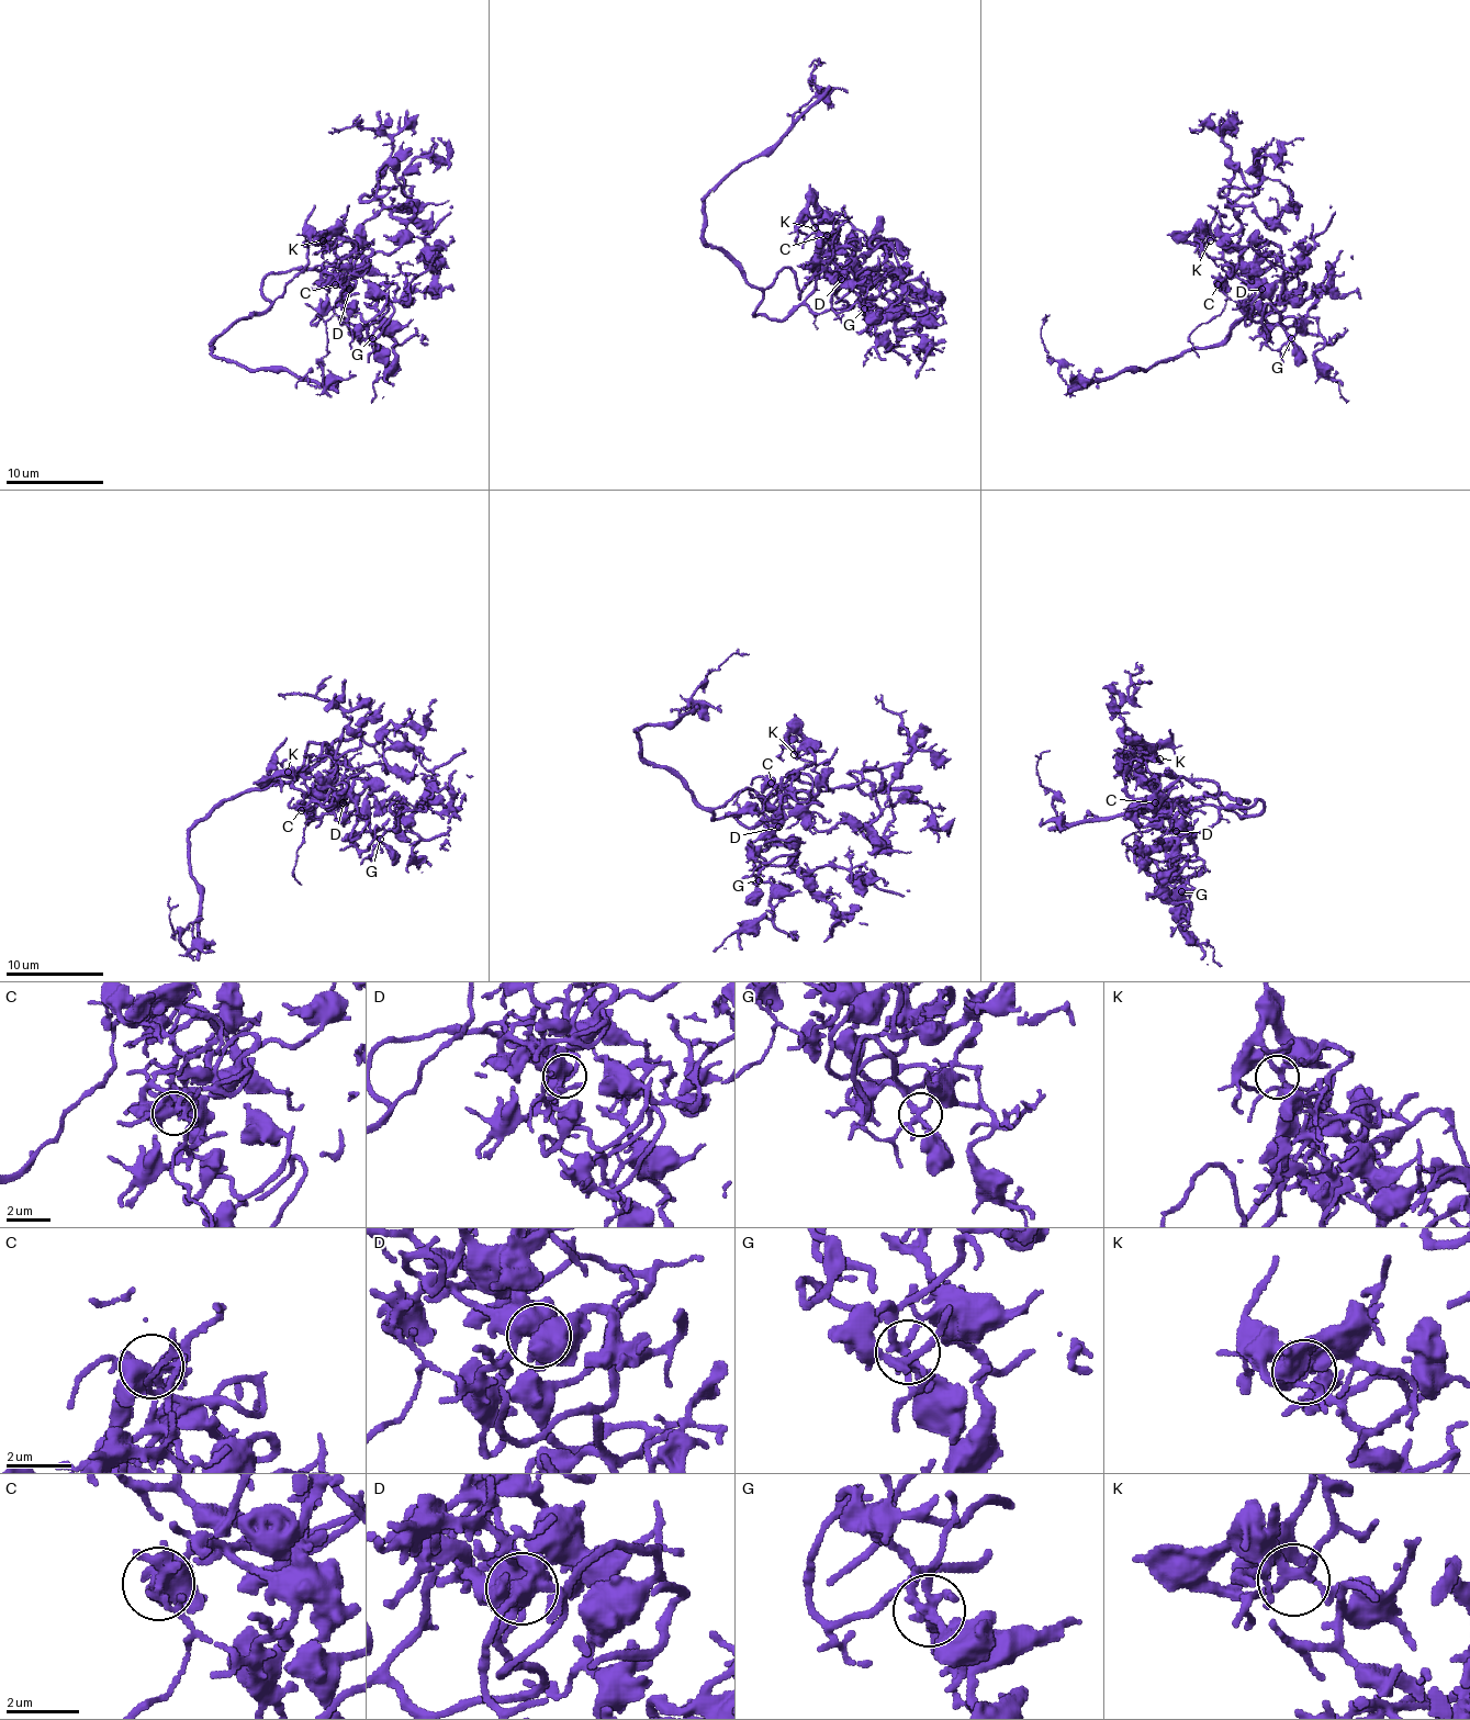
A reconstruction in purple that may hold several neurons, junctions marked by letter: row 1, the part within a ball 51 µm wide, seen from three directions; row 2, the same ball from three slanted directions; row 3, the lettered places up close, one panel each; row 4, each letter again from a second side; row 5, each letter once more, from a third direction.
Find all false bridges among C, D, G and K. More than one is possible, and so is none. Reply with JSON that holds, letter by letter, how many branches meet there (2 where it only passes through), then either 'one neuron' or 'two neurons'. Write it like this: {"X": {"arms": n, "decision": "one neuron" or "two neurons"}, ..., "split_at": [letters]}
{"C": {"arms": 6, "decision": "one neuron"}, "D": {"arms": 4, "decision": "one neuron"}, "G": {"arms": 5, "decision": "one neuron"}, "K": {"arms": 4, "decision": "one neuron"}, "split_at": []}

